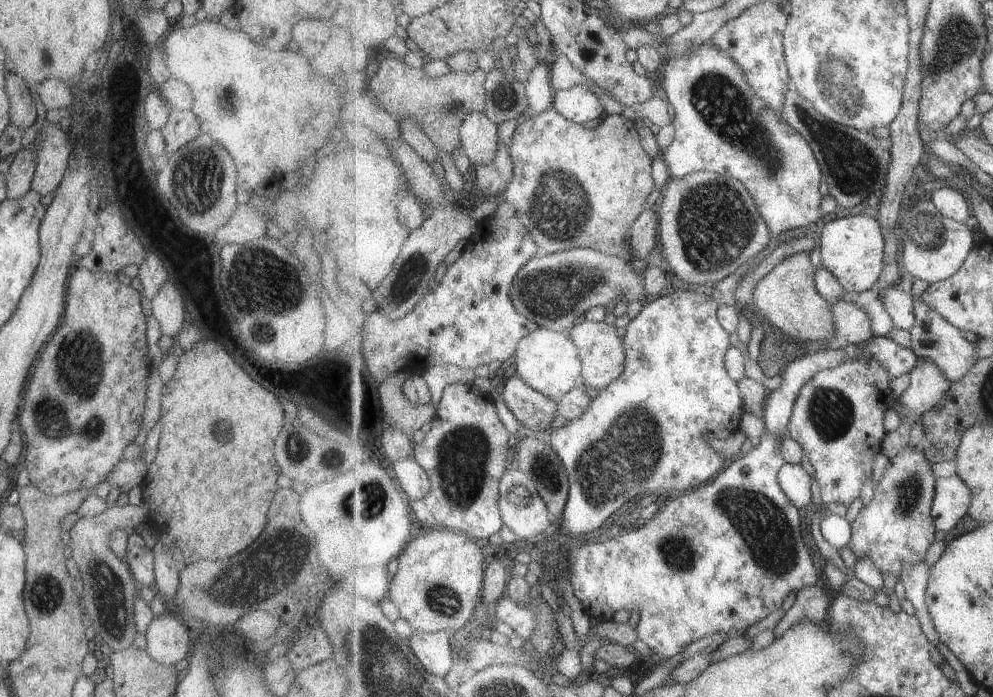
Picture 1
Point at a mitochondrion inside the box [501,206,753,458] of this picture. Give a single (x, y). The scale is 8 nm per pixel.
(544, 291)

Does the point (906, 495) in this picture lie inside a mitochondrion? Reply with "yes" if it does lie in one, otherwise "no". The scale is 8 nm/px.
yes

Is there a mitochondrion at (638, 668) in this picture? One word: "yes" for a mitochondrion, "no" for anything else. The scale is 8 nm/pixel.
no

